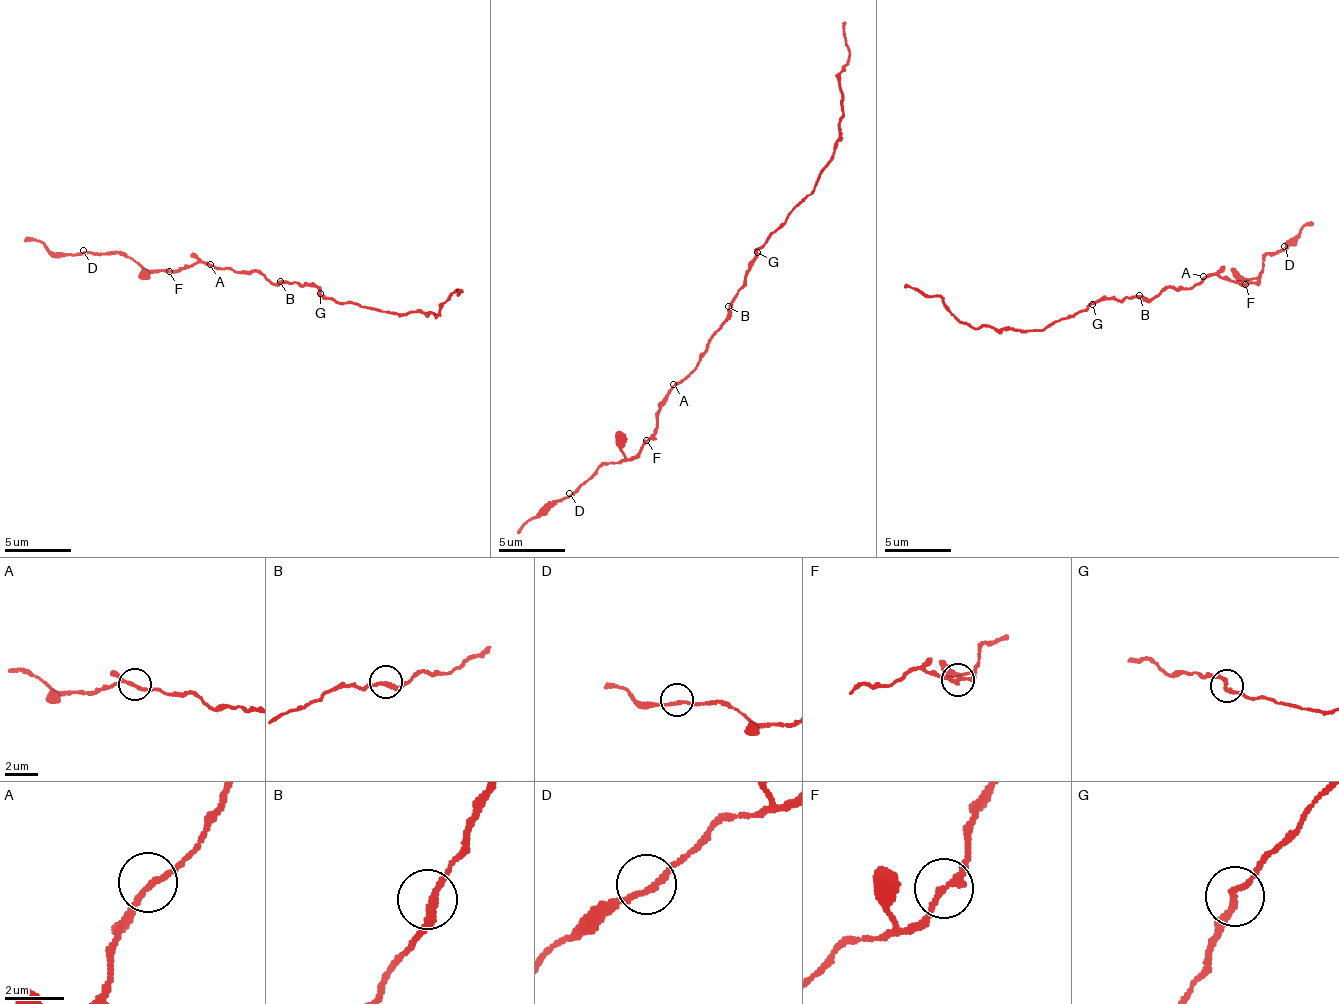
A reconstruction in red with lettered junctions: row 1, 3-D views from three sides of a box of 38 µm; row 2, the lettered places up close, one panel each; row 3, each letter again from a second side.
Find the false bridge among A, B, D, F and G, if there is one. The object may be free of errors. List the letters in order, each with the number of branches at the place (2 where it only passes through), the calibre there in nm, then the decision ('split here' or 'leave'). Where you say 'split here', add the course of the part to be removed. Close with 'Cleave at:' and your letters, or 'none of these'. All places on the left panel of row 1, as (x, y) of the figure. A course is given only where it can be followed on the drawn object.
A: 2 branches meet; 190 nm thick; leave
B: 2 branches meet; 220 nm thick; leave
D: 2 branches meet; 190 nm thick; leave
F: 2 branches meet; 190 nm thick; leave
G: 2 branches meet; 200 nm thick; leave
Cleave at: none of these

